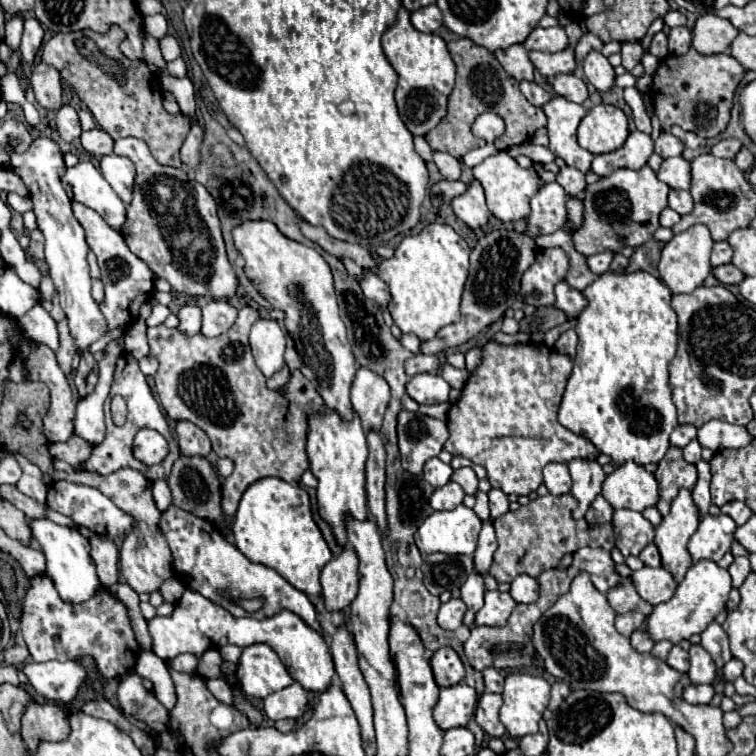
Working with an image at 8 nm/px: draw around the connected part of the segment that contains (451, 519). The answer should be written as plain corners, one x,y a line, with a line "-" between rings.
459,505
451,511
435,511
417,529
415,543
421,553
473,555
481,531
481,519
473,509

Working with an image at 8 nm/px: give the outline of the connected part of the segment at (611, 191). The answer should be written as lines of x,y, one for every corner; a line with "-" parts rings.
649,165
641,167
639,171
617,169
609,177
601,177
597,183
587,187
587,195
583,199
585,221
583,221
583,227
577,233
573,233
575,249
589,257
589,255
595,255
595,253
601,253
607,249
621,251
625,245
629,245
629,247
643,245
645,241
649,241
653,237
653,231
659,227
659,213
667,207
667,193
669,193
669,185
661,183

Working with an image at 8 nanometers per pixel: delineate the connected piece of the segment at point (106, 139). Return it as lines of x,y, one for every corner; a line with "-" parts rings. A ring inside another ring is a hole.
91,129
81,133
81,145
91,155
111,155
113,153
113,137
103,129

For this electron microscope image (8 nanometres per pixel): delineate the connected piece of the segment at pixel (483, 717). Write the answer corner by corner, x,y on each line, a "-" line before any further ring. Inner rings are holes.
485,691
479,697
479,705
477,705
477,711
475,711
475,721
489,737
503,737
505,735
505,727
499,721
501,703
503,703
503,699
497,693
487,693

